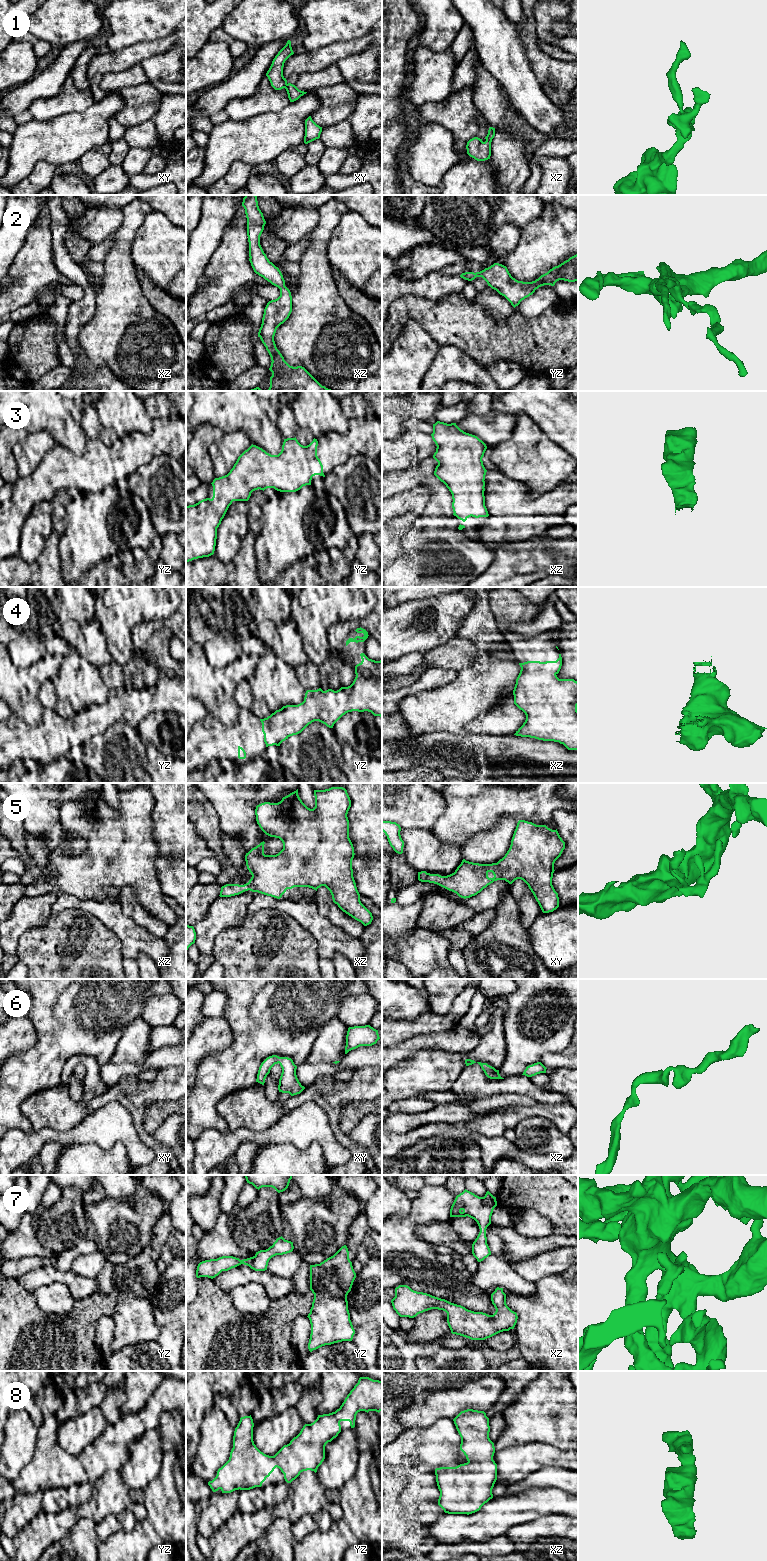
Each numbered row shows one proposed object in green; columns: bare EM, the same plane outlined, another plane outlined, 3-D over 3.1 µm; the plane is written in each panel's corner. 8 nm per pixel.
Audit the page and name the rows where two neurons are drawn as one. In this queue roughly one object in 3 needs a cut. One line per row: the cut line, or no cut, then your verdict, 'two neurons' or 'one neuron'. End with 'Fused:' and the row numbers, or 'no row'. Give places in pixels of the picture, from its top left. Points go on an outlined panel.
1: no cut | one neuron
2: no cut | one neuron
3: no cut | one neuron
4: no cut | one neuron
5: no cut | one neuron
6: no cut | one neuron
7: no cut | one neuron
8: no cut | one neuron
Fused: no row

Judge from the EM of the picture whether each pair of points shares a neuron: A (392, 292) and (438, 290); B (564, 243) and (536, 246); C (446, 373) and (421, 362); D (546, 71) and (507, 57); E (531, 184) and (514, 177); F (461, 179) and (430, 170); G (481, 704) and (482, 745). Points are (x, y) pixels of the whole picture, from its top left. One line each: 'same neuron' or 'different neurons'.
A: same neuron
B: same neuron
C: different neurons
D: different neurons
E: different neurons
F: different neurons
G: different neurons

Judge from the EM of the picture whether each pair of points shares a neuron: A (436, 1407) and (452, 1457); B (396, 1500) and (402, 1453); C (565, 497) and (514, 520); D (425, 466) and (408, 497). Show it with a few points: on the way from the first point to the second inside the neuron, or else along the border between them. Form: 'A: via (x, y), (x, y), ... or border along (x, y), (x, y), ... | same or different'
A: border along (452, 1419), (439, 1418), (427, 1427), (418, 1428) | different
B: border along (392, 1465), (409, 1466), (411, 1468) | different
C: via (552, 505), (544, 512), (527, 514) | same
D: border along (407, 489), (392, 496) | different

